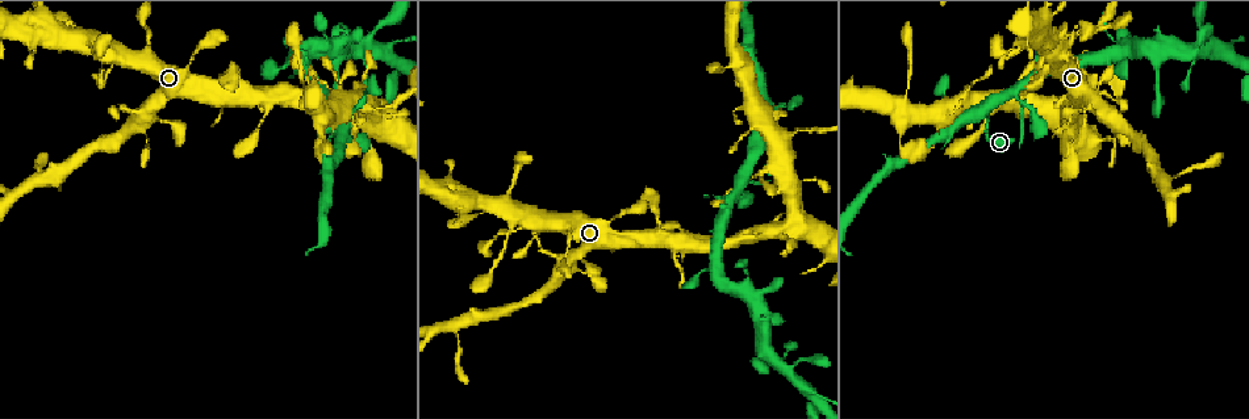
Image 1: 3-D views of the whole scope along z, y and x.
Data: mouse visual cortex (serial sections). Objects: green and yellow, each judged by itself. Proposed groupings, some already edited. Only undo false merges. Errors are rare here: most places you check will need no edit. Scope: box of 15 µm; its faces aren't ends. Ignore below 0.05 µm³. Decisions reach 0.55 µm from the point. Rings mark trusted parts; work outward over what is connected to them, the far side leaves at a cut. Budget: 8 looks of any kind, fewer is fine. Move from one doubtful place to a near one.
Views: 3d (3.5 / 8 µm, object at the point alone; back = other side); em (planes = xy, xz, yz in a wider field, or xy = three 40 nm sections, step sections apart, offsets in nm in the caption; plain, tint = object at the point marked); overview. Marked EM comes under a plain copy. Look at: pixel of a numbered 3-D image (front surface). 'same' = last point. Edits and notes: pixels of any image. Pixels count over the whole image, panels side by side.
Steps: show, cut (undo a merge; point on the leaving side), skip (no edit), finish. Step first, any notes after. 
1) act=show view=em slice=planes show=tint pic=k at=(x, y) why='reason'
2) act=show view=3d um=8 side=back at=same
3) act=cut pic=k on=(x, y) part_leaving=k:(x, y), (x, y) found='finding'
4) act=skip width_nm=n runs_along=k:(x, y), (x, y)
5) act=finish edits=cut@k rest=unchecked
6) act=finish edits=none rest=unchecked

act=show view=3d um=3.5 pic=1 at=(153, 114) why='looks like a crossing'

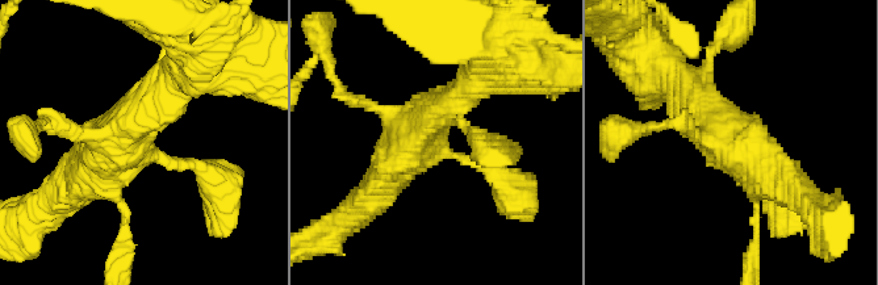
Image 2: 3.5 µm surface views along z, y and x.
act=show view=em slice=xy step=2 show=tint pic=2 at=(435, 145) why='shape alone is not enough'

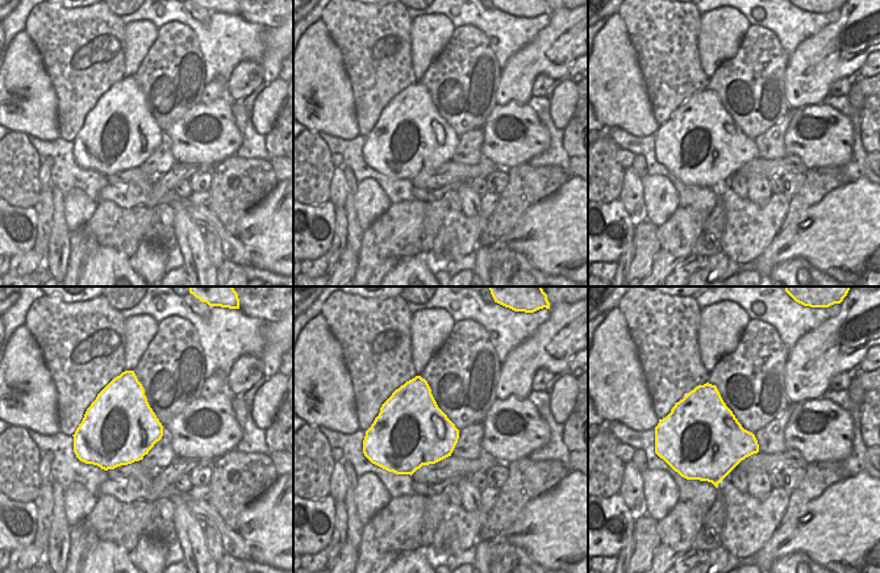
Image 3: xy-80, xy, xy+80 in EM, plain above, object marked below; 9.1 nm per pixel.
act=skip runs_along=2:(684, 91), (724, 139), (791, 187) found='continuous, no second cell'

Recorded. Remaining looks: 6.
act=show view=3d um=3.5 pic=1 at=(73, 25) why='calibre changes'

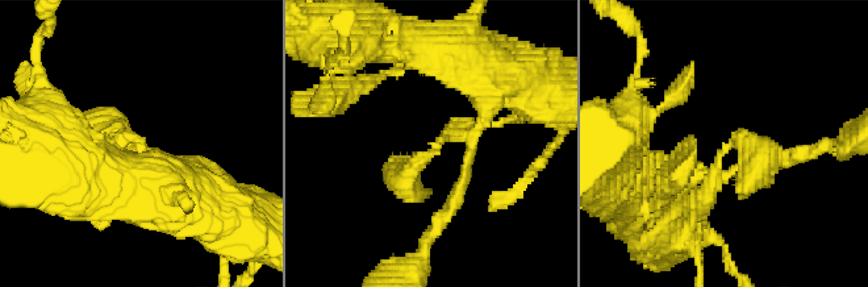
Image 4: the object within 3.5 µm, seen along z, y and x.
act=show view=em slice=xy step=5 show=tint pic=4 at=(723, 152)

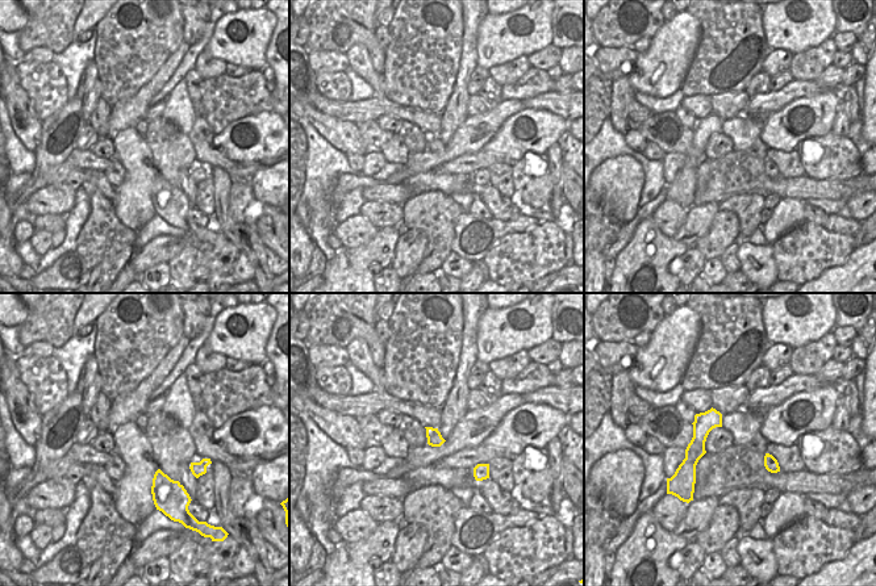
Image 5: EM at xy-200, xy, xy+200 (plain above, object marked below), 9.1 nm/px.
act=show view=em slice=xy step=2 show=tint at=same why='cut it another way'

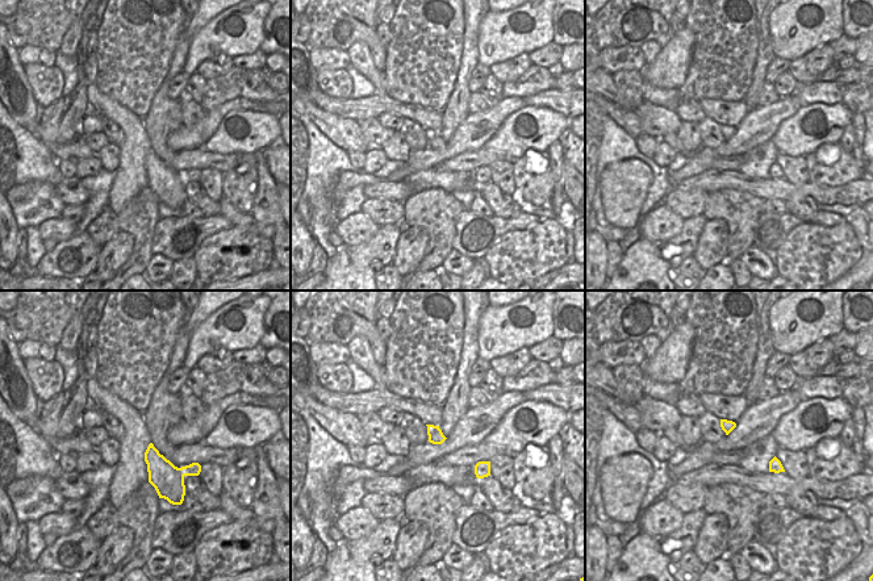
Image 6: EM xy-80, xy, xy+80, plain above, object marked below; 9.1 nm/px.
act=skip runs_along=4:(485, 109), (400, 166) found='all the same cell'

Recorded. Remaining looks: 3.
act=show view=3d um=3.5 pic=1 at=(762, 234) why='two arms in line, one across'

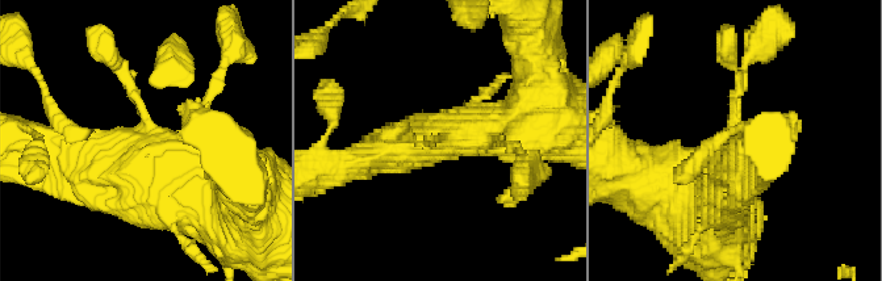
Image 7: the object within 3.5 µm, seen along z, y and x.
act=skip runs_along=7:(78, 168), (138, 172), (146, 112), (117, 67) found='continuous, no second cell'

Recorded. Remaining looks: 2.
act=finish edits=none rest=unchecked

